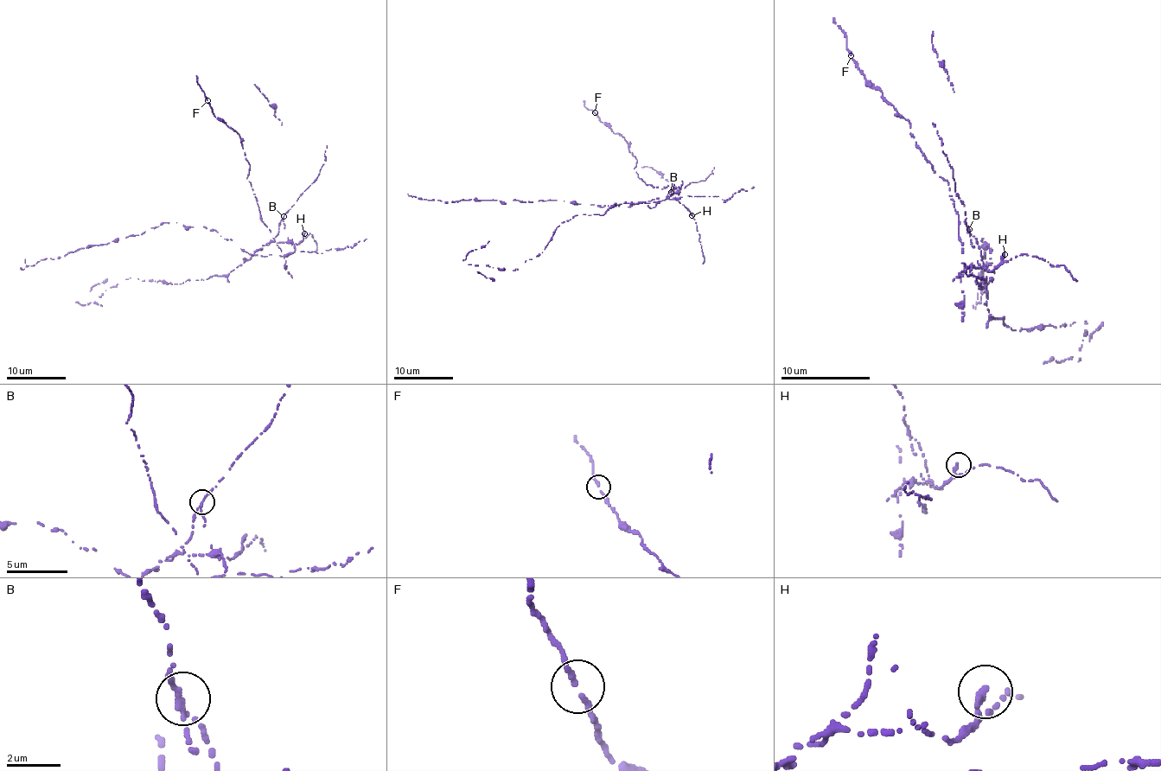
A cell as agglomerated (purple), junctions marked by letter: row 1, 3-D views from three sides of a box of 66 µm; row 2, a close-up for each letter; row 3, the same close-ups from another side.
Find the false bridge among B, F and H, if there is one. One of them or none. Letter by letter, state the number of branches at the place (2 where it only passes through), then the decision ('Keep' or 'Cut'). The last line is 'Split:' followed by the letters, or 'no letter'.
B: Branches: 2. Cut
F: Branches: 2. Keep
H: Branches: 2. Keep
Split: B

